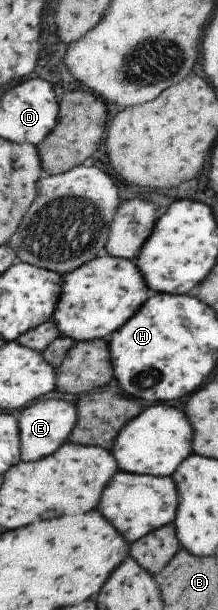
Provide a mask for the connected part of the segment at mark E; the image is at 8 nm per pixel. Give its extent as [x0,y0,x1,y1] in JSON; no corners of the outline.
[17,398,76,460]

